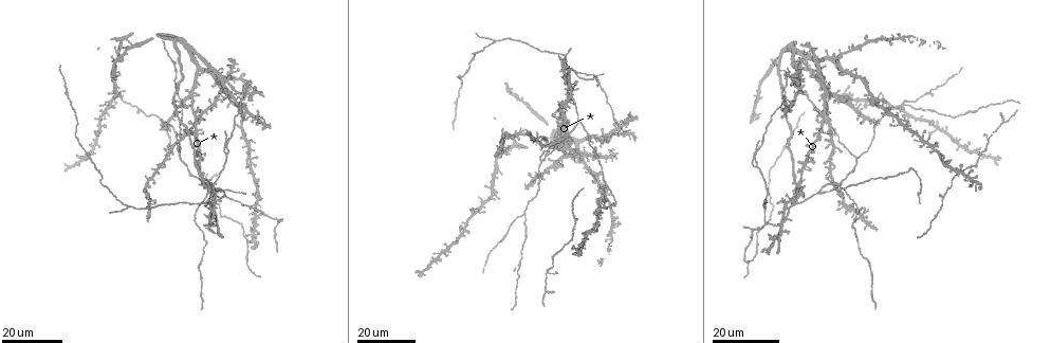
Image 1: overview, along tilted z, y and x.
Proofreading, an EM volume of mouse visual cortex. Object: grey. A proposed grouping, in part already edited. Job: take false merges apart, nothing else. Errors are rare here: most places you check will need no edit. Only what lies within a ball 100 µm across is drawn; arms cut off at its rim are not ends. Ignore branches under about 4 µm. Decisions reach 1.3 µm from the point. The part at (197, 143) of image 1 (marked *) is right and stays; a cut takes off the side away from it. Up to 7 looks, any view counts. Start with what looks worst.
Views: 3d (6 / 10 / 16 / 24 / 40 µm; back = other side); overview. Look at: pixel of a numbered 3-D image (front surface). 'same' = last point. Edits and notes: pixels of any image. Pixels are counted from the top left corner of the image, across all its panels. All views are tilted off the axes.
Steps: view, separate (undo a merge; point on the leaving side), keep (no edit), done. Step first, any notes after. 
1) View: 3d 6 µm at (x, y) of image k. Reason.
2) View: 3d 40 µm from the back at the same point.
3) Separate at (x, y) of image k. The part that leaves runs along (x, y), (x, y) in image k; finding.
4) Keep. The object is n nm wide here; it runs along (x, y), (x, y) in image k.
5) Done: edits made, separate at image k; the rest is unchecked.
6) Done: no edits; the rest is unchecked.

View: 3d 24 µm at (838, 133) of image 1. Arms part here.

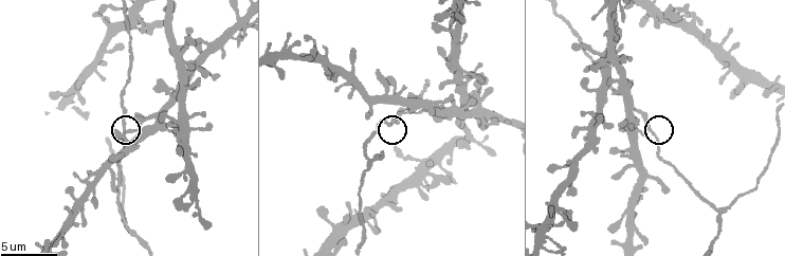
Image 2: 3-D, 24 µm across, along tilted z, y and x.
View: 3d 10 µm at (124, 128) of image 2.

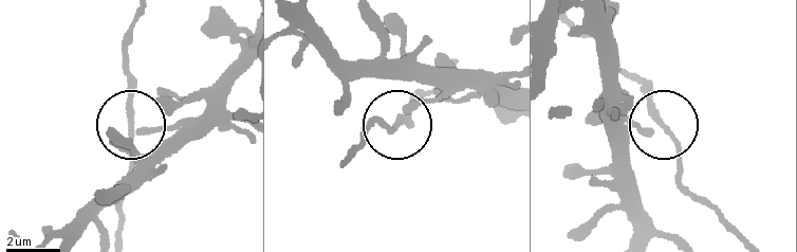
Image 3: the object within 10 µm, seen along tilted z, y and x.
Keep. 3 arms meet here; continuous, no second neuron.

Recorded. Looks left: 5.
View: 3d 24 µm at (794, 206) of image 1.

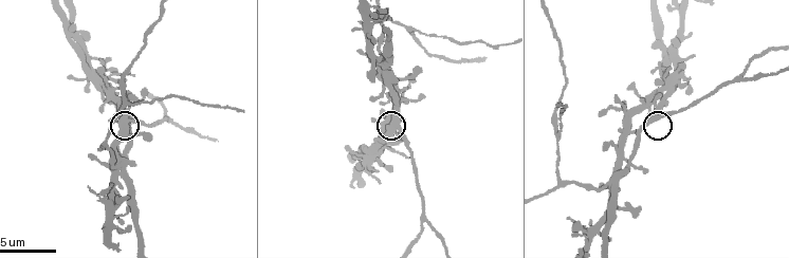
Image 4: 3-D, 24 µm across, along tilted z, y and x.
View: 3d 10 µm at (398, 128) of image 4. Closer look.

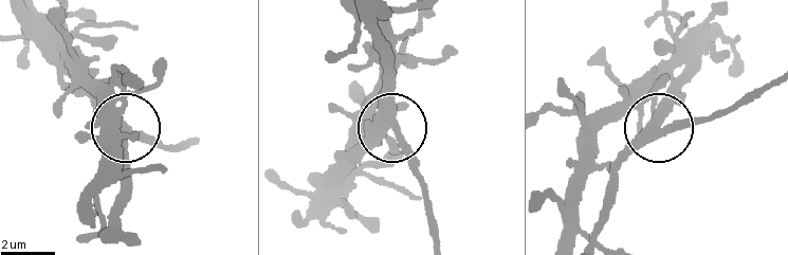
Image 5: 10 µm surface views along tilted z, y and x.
Keep. The side arm is 77 µm long; it runs along (313, 190), (346, 155), (389, 128), (400, 133), (422, 200) in image 5; continuous, no second neuron.

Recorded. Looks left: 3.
View: 3d 24 µm at (961, 171) of image 1. Four-way junction.

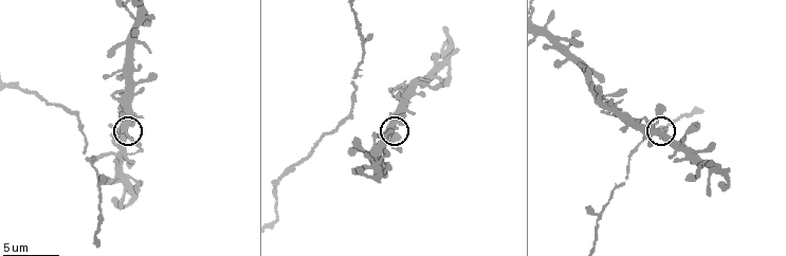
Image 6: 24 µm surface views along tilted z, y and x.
View: 3d 10 µm at (661, 133) of image 6.

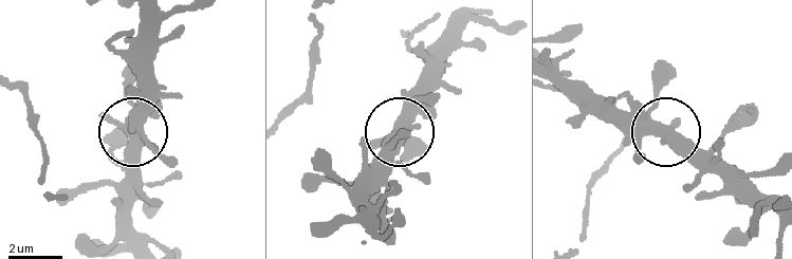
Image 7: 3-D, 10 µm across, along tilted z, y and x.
Keep. The object is 410 nm wide here; it runs along (550, 66), (633, 105), (710, 171) in image 7; all the same neuron.

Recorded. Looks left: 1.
Done: no edits; the rest is unchecked.

